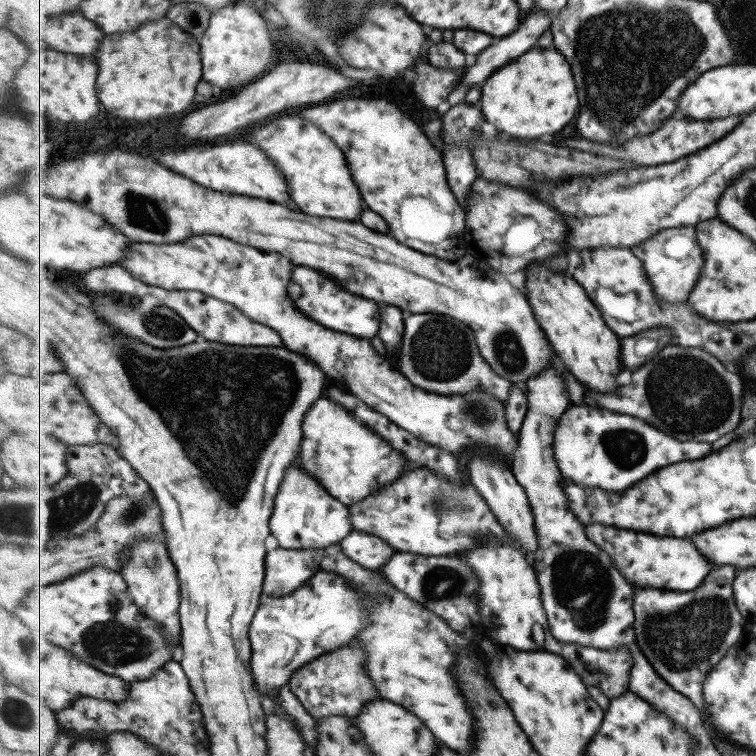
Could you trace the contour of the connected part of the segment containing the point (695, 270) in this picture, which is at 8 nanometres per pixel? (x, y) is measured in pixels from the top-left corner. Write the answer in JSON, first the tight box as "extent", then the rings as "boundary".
{"extent":[632,225,705,304],"boundary":[[[696,225],[673,227],[659,232],[644,244],[633,247],[632,252],[637,252],[636,256],[644,263],[660,302],[677,304],[689,300],[695,284],[701,278],[701,268],[705,266],[705,252],[698,236]]]}

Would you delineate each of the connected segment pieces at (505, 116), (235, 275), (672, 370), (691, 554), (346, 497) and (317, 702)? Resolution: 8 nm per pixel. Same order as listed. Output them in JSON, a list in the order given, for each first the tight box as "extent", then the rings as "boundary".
[{"extent":[481,47,579,138],"boundary":[[[534,47],[537,50],[527,52],[521,56],[521,62],[513,62],[499,72],[495,72],[485,88],[482,88],[481,98],[483,98],[483,114],[491,124],[495,124],[501,132],[507,132],[515,138],[543,138],[543,136],[553,136],[561,132],[579,112],[579,96],[577,96],[577,86],[575,86],[575,76],[571,70],[571,64],[563,54],[559,54],[555,47],[545,50],[542,47]]]},{"extent":[121,234,520,464],"boundary":[[[203,234],[203,236],[189,238],[181,244],[165,244],[165,246],[137,242],[137,248],[133,248],[133,252],[129,254],[129,260],[123,260],[121,264],[124,268],[129,268],[136,278],[143,280],[147,285],[161,286],[170,291],[202,292],[204,295],[233,304],[254,322],[277,330],[285,342],[283,346],[287,349],[303,354],[311,362],[317,362],[331,383],[347,386],[365,404],[369,404],[377,412],[388,416],[395,424],[413,433],[422,441],[437,445],[453,454],[455,454],[454,452],[467,452],[469,448],[473,453],[473,451],[482,451],[480,448],[483,446],[489,446],[489,448],[501,452],[501,457],[509,464],[512,464],[515,459],[520,436],[515,436],[509,430],[507,405],[503,404],[497,396],[493,396],[485,390],[483,392],[473,390],[469,394],[451,394],[451,396],[423,390],[423,388],[413,385],[398,368],[392,367],[391,362],[387,362],[385,357],[373,348],[369,339],[356,337],[350,333],[335,332],[335,330],[315,322],[313,318],[305,316],[289,298],[289,282],[291,282],[293,268],[296,268],[296,265],[279,252],[263,254],[261,250],[257,250],[253,246],[233,242],[231,238],[217,236],[217,234]]]},{"extent":[561,344,745,443],"boundary":[[[667,344],[661,352],[633,372],[629,385],[619,386],[619,389],[615,389],[611,393],[591,389],[589,385],[580,382],[569,370],[564,368],[561,374],[567,390],[569,390],[571,405],[585,406],[587,404],[593,408],[603,408],[603,410],[611,410],[615,413],[636,416],[680,441],[714,443],[739,428],[739,424],[743,420],[742,403],[743,390],[745,390],[743,386],[745,385],[740,373],[733,370],[733,366],[723,366],[723,363],[719,362],[713,354],[709,354],[705,348],[683,348],[683,346]]]},{"extent":[586,523,713,592],"boundary":[[[601,523],[586,525],[589,539],[595,541],[599,547],[607,551],[613,562],[625,576],[629,576],[629,582],[634,588],[645,586],[645,588],[667,588],[667,590],[681,590],[681,592],[697,590],[707,579],[707,574],[713,570],[713,564],[699,552],[699,548],[691,540],[681,538],[669,538],[669,536],[653,536],[643,532],[625,532],[619,528]]]},{"extent":[301,394,407,507],"boundary":[[[327,394],[313,403],[305,415],[303,429],[301,465],[309,475],[321,481],[331,495],[349,507],[370,496],[371,492],[380,492],[381,488],[393,484],[407,473],[407,457],[401,451],[393,448],[381,433],[357,419],[353,411],[345,409],[339,401],[327,398]]]},{"extent":[288,641,382,721],"boundary":[[[353,641],[325,652],[297,669],[288,685],[317,721],[333,716],[357,717],[367,704],[382,699],[377,685],[369,677],[369,671],[365,667],[367,662],[369,653]]]}]

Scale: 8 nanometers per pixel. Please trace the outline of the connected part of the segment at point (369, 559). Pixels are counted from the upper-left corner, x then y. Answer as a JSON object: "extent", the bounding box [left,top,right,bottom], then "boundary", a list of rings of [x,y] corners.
{"extent":[341,531,397,571],"boundary":[[[365,531],[352,532],[349,538],[343,539],[341,547],[351,560],[369,570],[378,571],[385,566],[397,554],[389,542],[385,542],[379,536],[373,536]]]}

